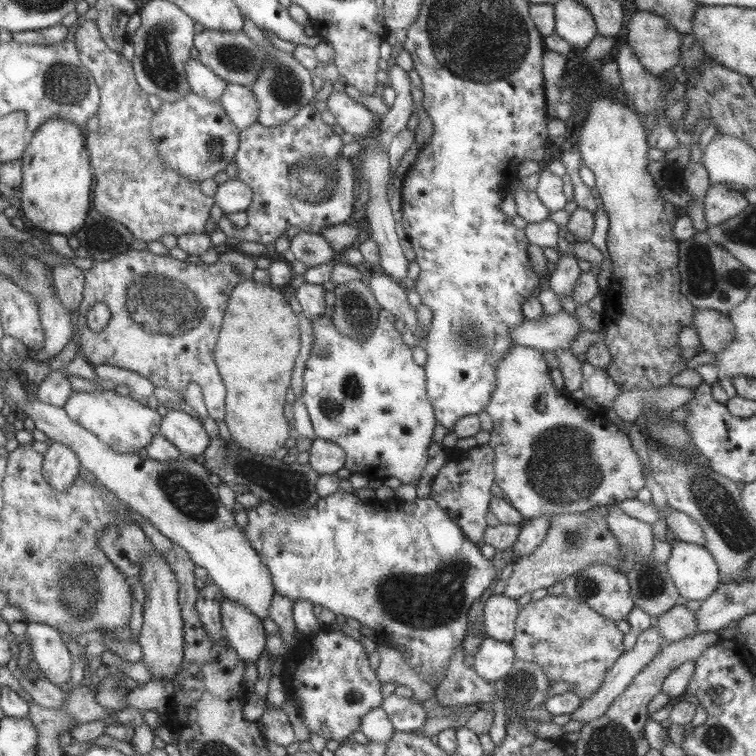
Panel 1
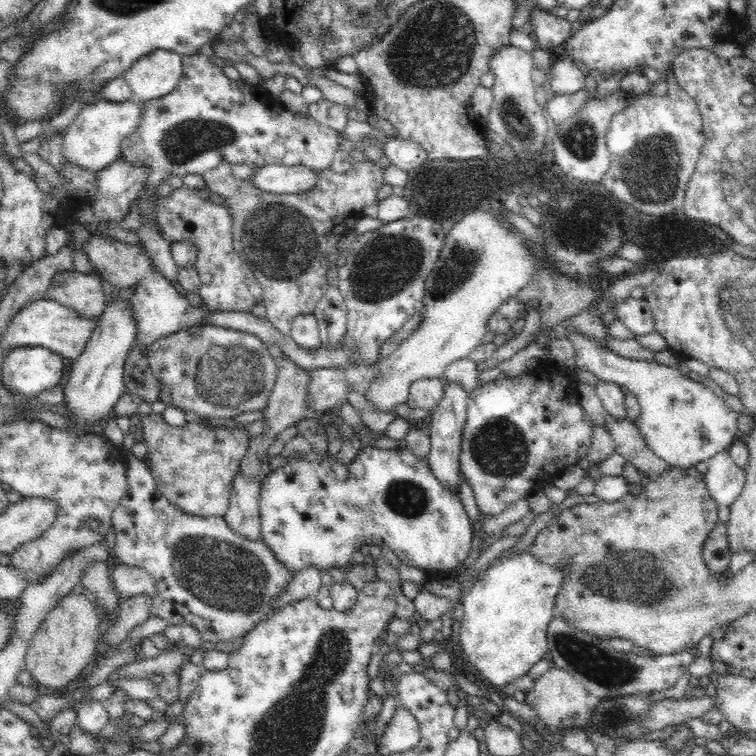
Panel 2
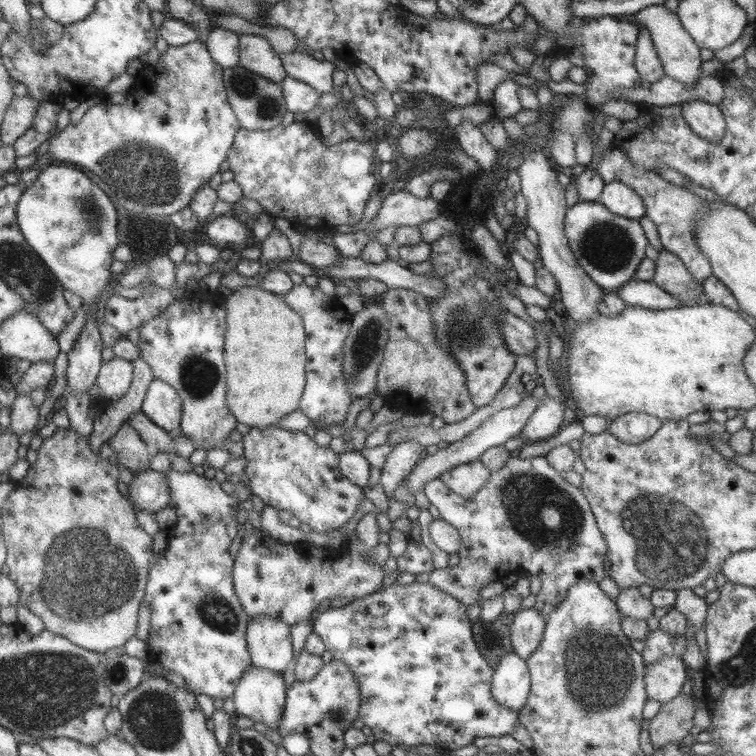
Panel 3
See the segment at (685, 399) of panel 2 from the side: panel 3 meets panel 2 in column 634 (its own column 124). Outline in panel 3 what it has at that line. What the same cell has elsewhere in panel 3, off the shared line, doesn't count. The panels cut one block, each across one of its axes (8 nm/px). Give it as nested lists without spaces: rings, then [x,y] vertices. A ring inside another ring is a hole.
[[[114,356],[102,362],[95,385],[103,393],[103,404],[116,403],[127,392],[131,379],[132,364],[127,360]]]

